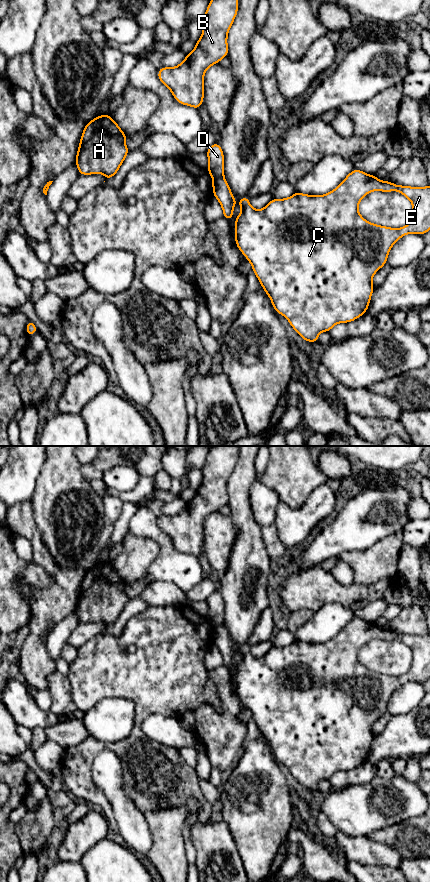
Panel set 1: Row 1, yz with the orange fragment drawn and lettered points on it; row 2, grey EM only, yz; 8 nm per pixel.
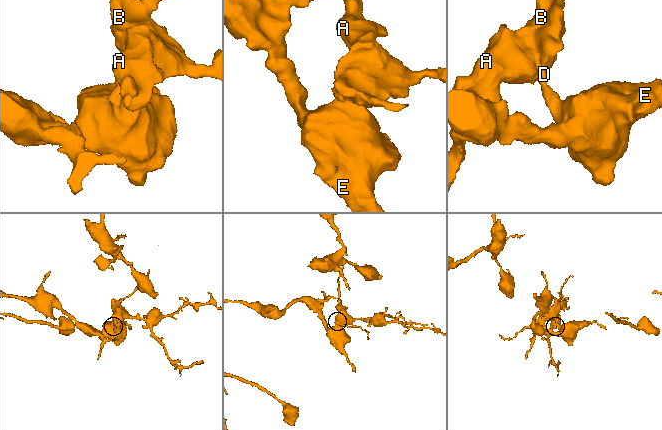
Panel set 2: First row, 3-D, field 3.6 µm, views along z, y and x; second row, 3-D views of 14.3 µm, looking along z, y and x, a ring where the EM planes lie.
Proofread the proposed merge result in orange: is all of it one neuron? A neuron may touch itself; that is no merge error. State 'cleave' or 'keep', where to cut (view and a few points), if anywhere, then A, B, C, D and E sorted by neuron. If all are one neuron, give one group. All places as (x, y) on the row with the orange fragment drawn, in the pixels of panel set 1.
cleave | yz (223, 175), (213, 179) | A B D / C E

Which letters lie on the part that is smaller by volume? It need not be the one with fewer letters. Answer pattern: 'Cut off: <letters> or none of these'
Cut off: A, B, D

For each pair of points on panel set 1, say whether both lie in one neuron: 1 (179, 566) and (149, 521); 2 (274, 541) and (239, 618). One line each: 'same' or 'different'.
1: same
2: different

